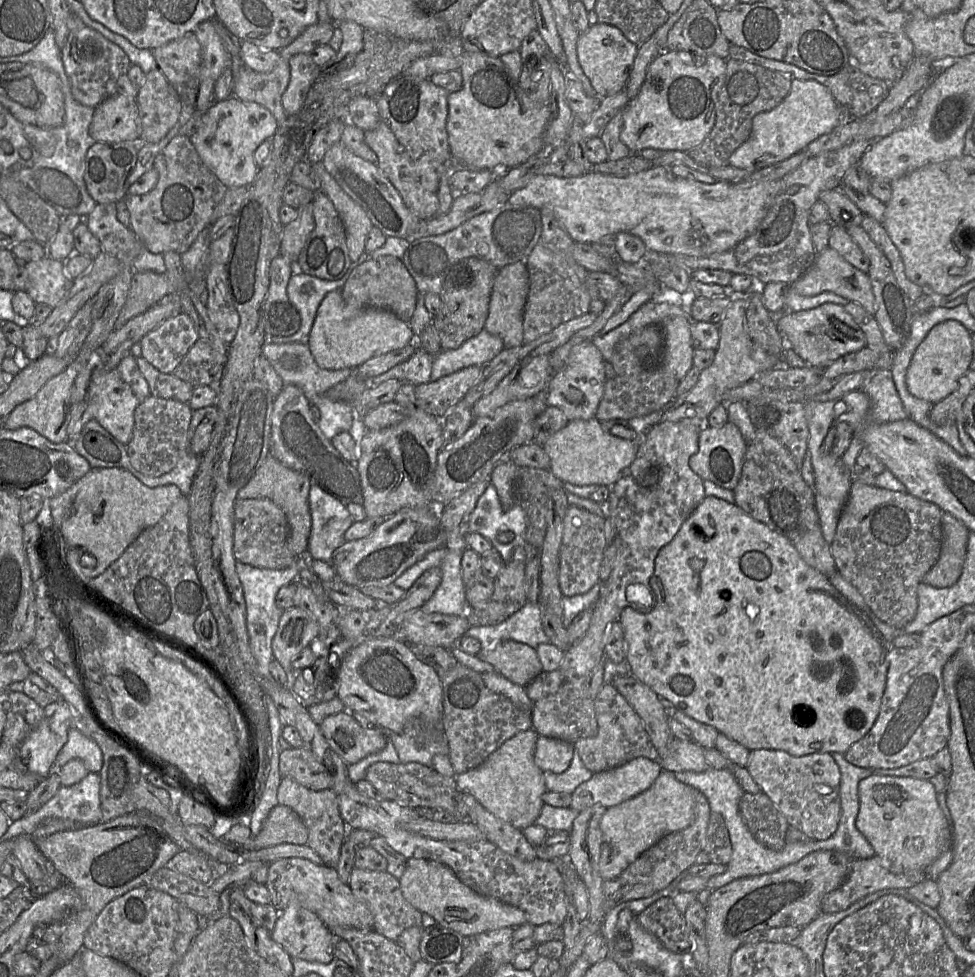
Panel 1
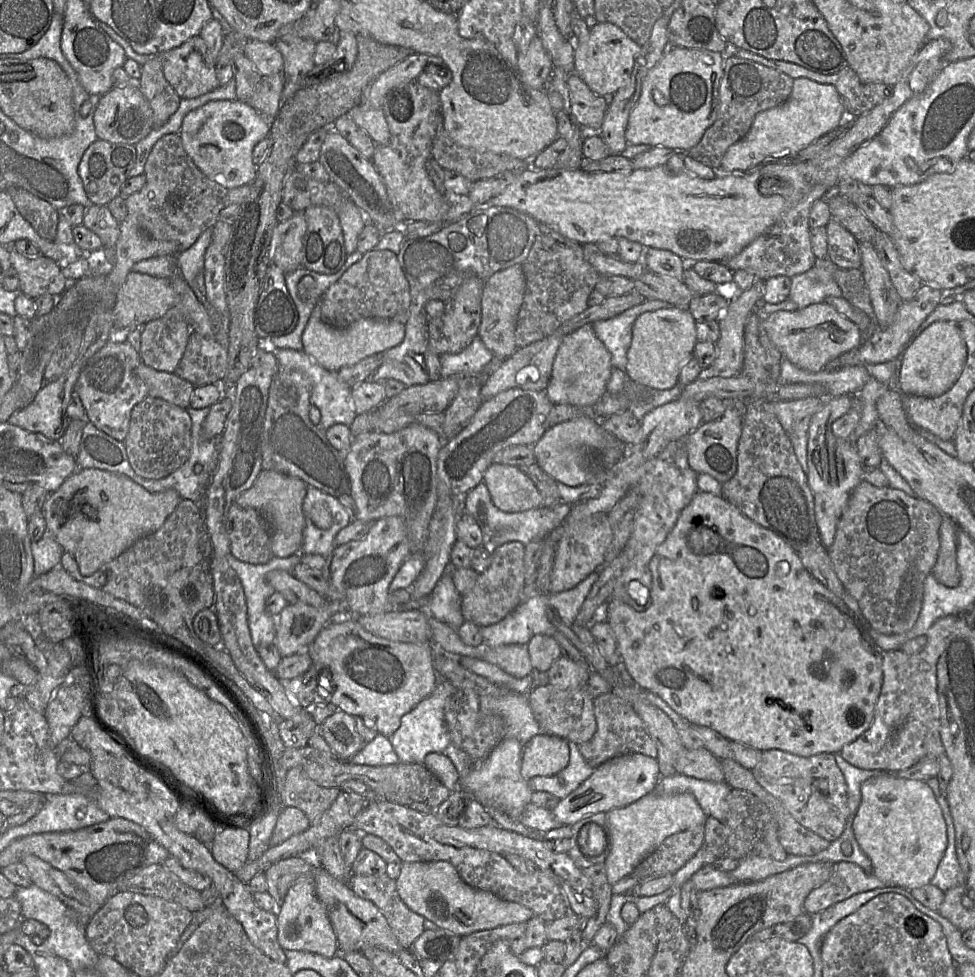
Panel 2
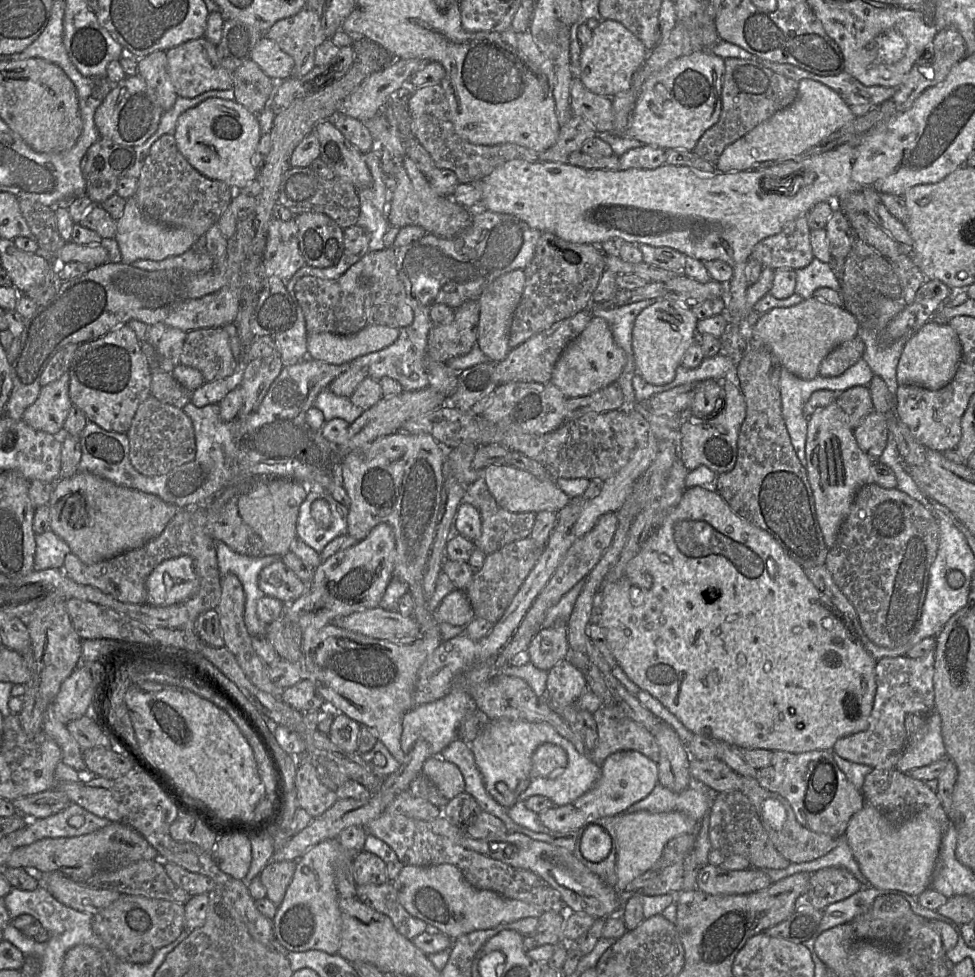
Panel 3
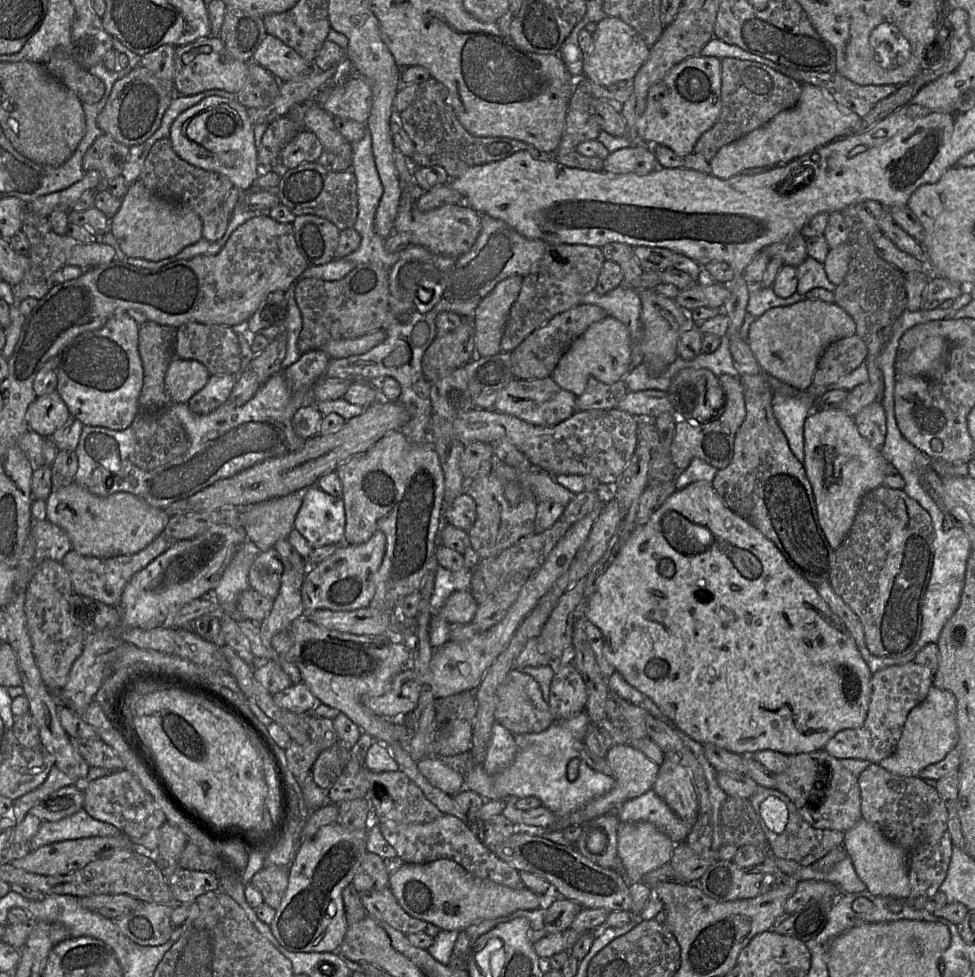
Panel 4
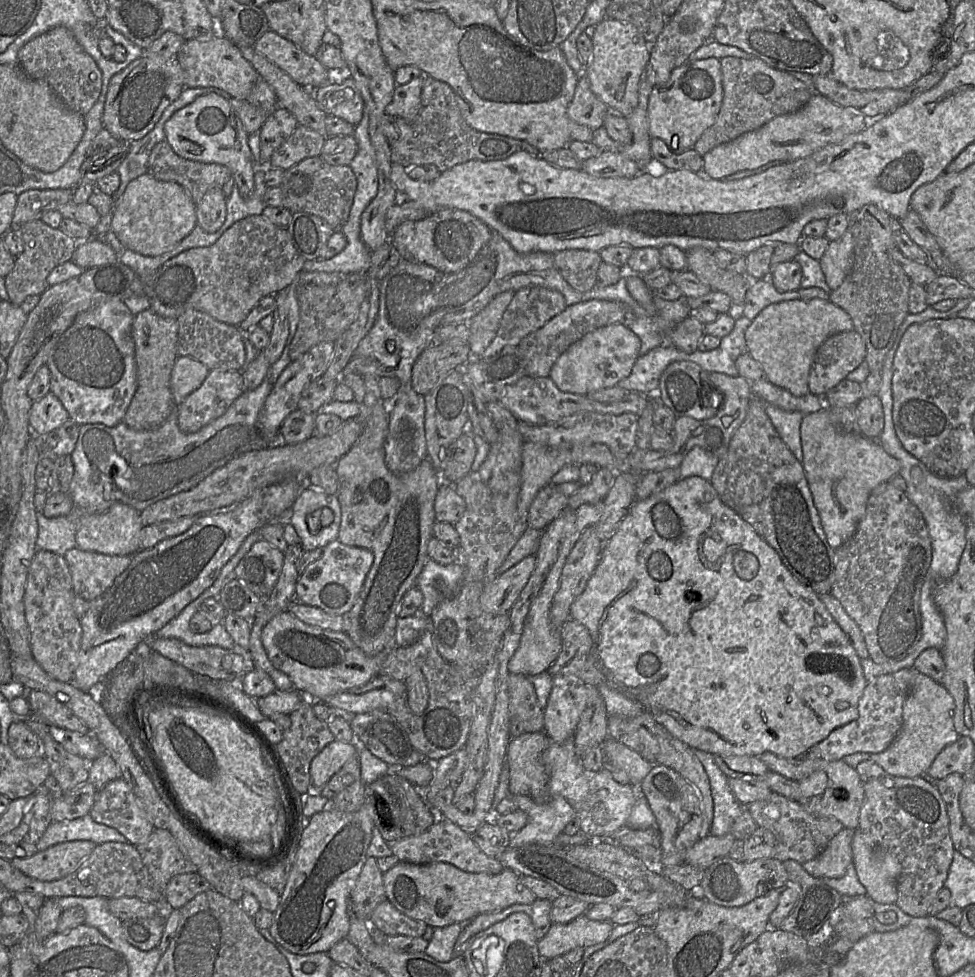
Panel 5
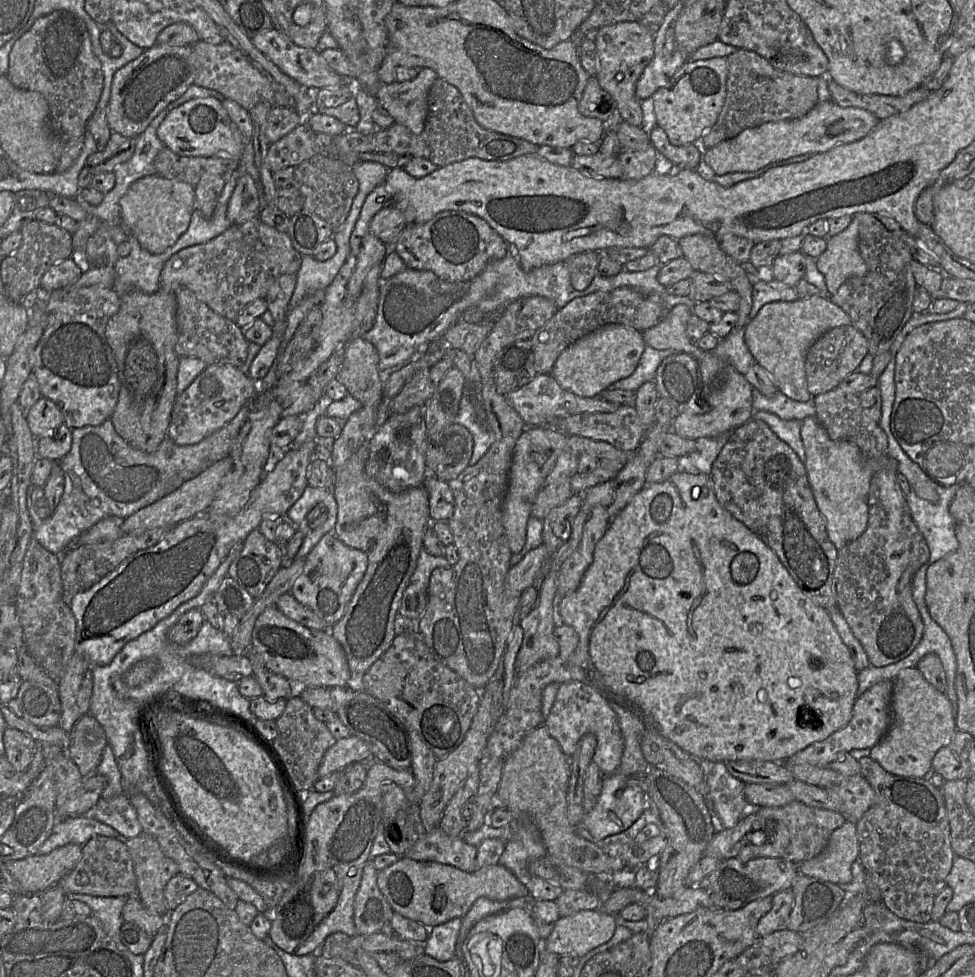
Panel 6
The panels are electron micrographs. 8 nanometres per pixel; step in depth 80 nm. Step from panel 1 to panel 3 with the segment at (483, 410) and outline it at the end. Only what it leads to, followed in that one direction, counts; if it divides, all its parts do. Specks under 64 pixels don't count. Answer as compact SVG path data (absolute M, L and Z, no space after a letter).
M590 309L554 323L516 348L510 350L506 358L496 363L496 382L501 385L509 382L547 383L551 380L554 367L565 347L586 328L595 317Z

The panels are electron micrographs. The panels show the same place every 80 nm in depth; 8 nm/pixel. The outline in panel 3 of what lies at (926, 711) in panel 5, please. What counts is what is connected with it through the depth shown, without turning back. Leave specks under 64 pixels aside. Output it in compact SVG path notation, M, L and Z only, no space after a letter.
M937 711L929 714L909 714L905 718L907 742L895 769L908 771L932 764L946 757L941 732L941 717Z

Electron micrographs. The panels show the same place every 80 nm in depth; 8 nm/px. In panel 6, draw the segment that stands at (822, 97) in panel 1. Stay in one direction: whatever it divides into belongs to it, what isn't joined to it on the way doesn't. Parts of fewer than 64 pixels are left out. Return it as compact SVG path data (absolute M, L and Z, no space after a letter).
M831 99L819 101L806 115L792 119L770 121L744 129L734 138L703 150L705 169L716 175L756 171L772 162L803 154L826 152L838 145L857 141L866 136L879 119L870 111L858 107L841 107Z

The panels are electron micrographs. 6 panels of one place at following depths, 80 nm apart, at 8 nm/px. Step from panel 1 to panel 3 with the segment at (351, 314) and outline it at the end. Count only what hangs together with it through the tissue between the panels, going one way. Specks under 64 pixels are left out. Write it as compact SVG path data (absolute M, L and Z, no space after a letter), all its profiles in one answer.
M371 325L350 335L329 332L312 334L307 337L307 356L330 364L349 362L390 346L399 337L399 329Z

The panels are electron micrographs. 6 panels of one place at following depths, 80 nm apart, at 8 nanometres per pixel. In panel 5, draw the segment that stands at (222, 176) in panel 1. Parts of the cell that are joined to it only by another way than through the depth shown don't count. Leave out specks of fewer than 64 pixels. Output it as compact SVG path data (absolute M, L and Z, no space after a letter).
M217 94L200 96L189 105L176 111L164 125L165 140L180 157L204 163L216 163L228 167L235 180L239 194L248 198L254 190L254 160L248 145L248 133L229 101Z

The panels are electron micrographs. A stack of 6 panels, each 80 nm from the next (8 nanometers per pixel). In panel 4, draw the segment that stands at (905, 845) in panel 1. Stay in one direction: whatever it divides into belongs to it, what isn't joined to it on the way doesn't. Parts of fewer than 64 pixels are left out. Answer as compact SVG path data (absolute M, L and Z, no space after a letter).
M861 819L853 828L844 832L843 846L857 876L871 894L901 899L909 896L908 852L888 840L873 824Z

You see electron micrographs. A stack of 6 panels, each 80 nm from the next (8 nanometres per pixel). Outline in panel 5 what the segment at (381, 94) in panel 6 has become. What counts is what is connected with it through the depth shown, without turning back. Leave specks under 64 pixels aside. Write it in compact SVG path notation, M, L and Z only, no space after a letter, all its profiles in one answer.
M428 75L413 79L407 84L397 85L392 101L386 107L386 114L413 121L421 109L421 94L424 82Z

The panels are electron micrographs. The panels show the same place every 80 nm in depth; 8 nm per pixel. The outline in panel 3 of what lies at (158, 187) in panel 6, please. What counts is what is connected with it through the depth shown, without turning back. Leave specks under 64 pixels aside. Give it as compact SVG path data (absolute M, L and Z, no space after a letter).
M133 197L127 199L124 212L116 223L115 239L122 255L122 262L126 264L132 264L136 260L163 260L177 256L193 248L198 241L188 229L167 227L148 218Z

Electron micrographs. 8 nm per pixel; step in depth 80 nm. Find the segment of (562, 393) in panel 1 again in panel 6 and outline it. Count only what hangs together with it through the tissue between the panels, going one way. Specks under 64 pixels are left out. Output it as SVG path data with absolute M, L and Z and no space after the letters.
M606 324L569 345L557 358L551 375L565 390L582 397L598 397L613 383L630 376L645 348L642 333L621 324Z

